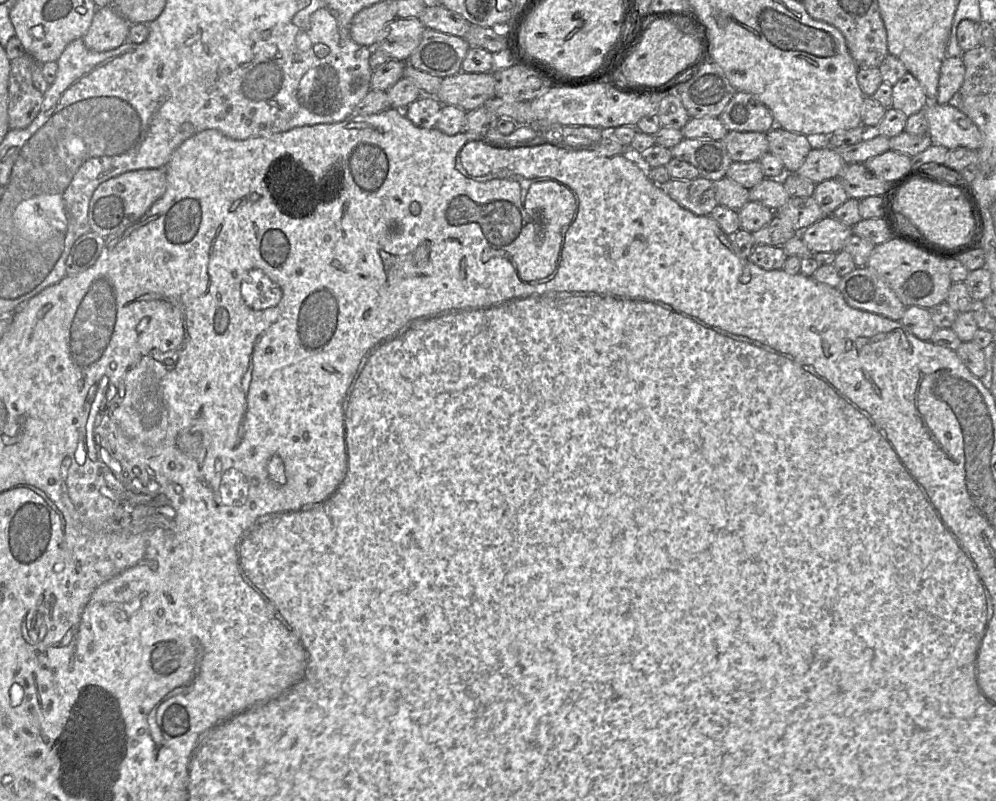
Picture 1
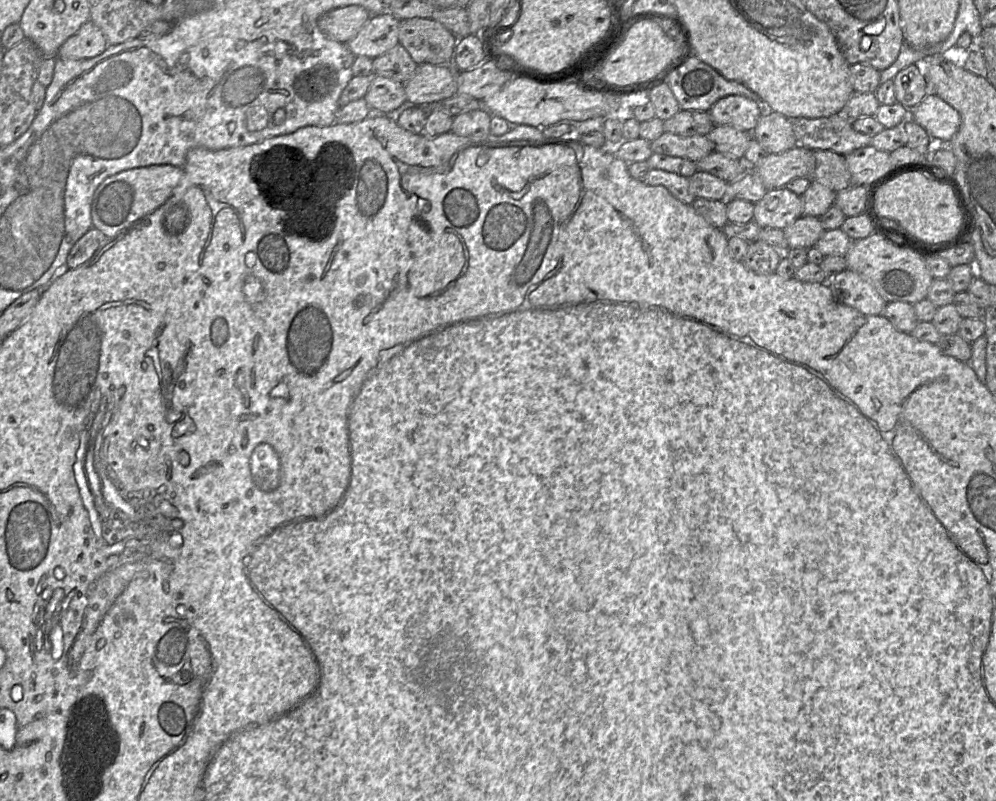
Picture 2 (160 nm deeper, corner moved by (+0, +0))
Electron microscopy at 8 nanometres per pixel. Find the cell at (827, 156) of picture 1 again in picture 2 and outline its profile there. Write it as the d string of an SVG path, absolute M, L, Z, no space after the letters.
M796 146L778 154L765 154L752 167L767 190L785 187L795 178L812 178L815 170L814 151Z

